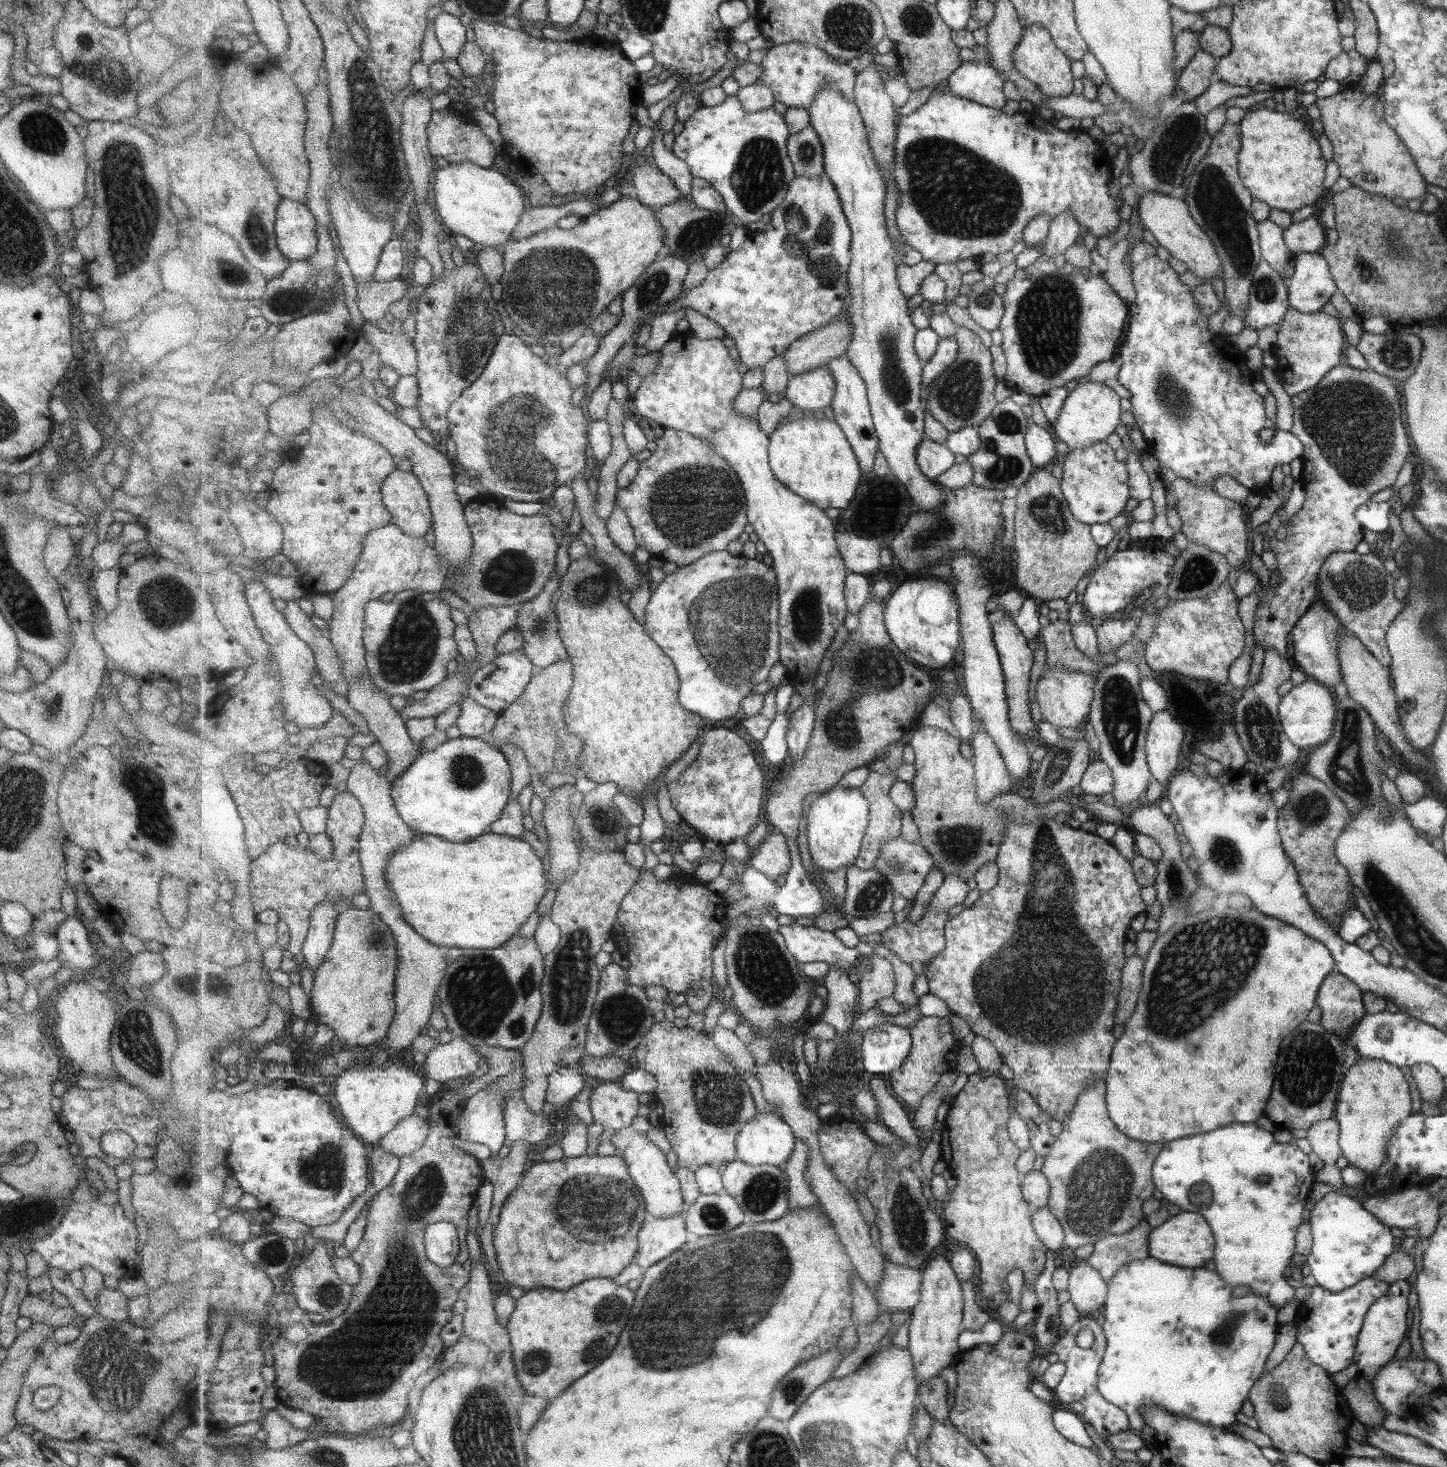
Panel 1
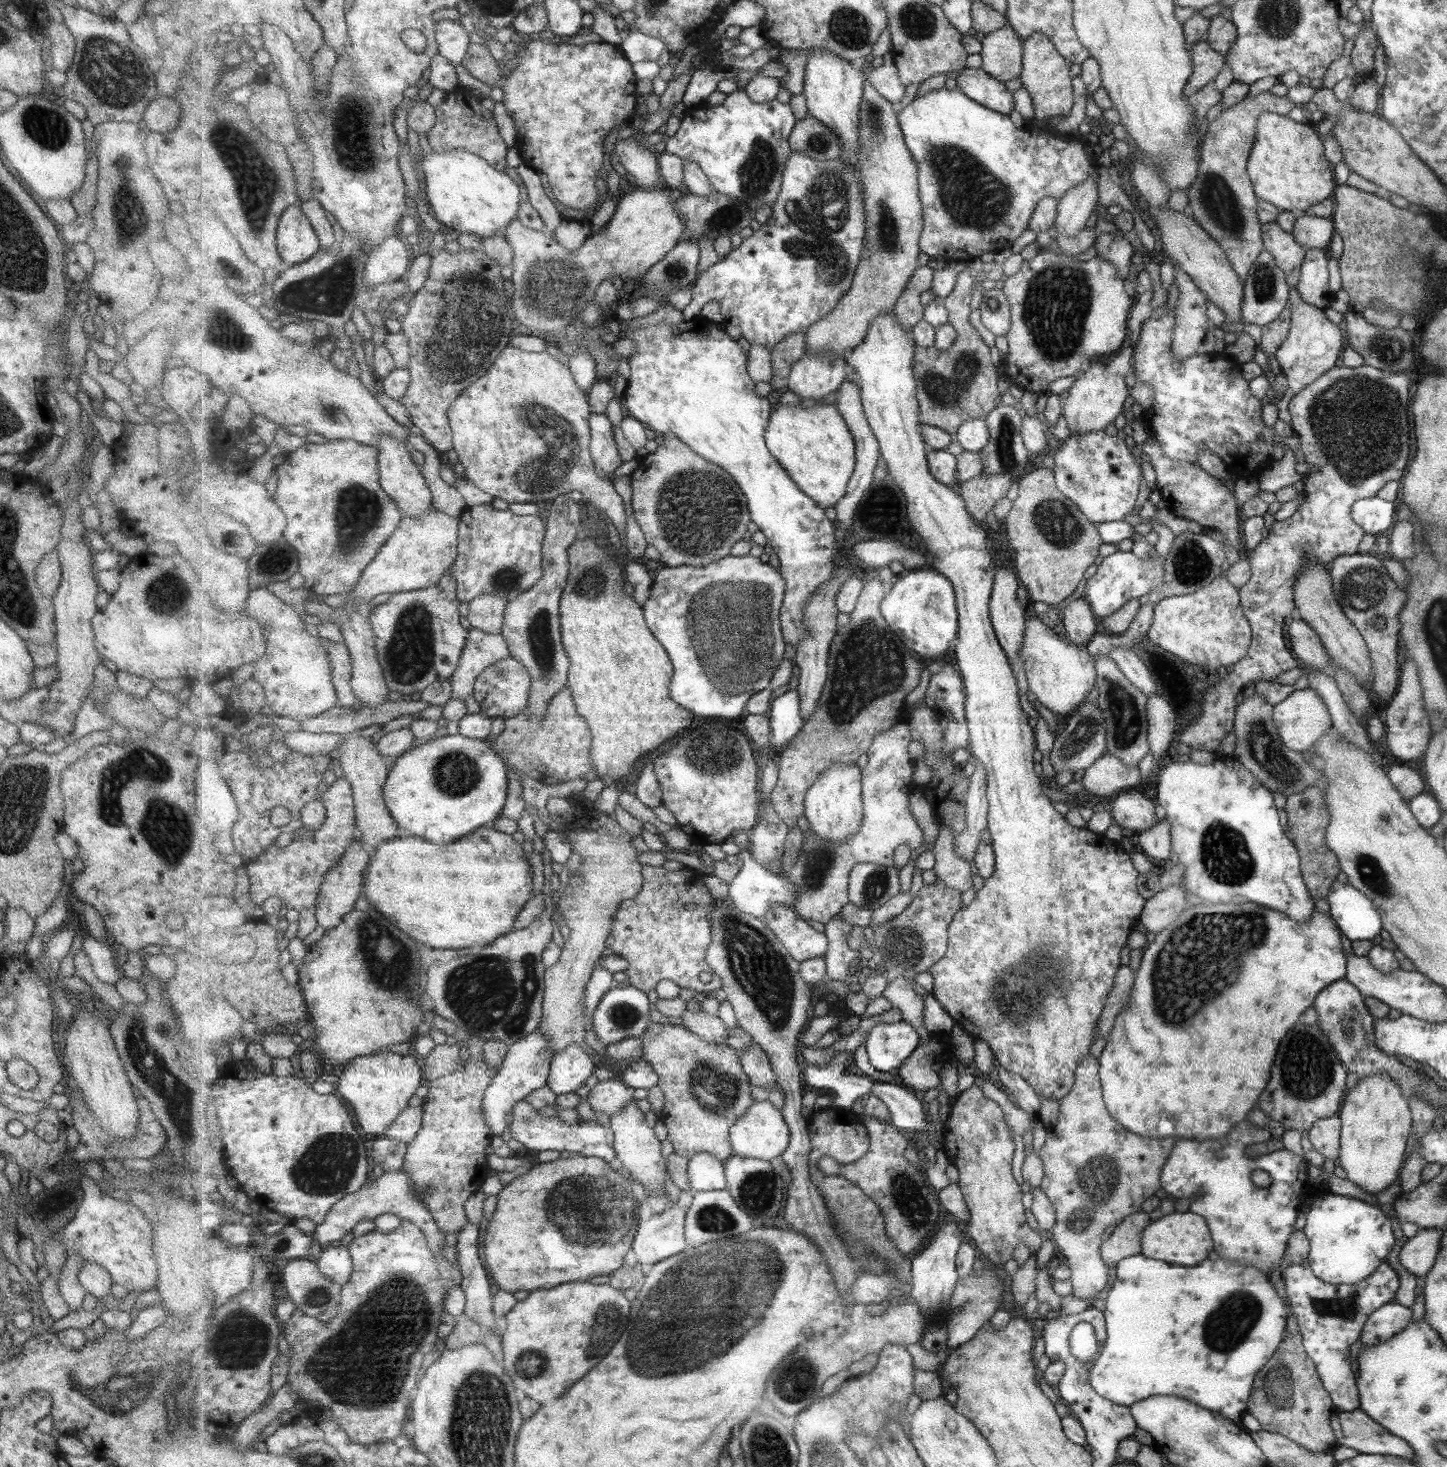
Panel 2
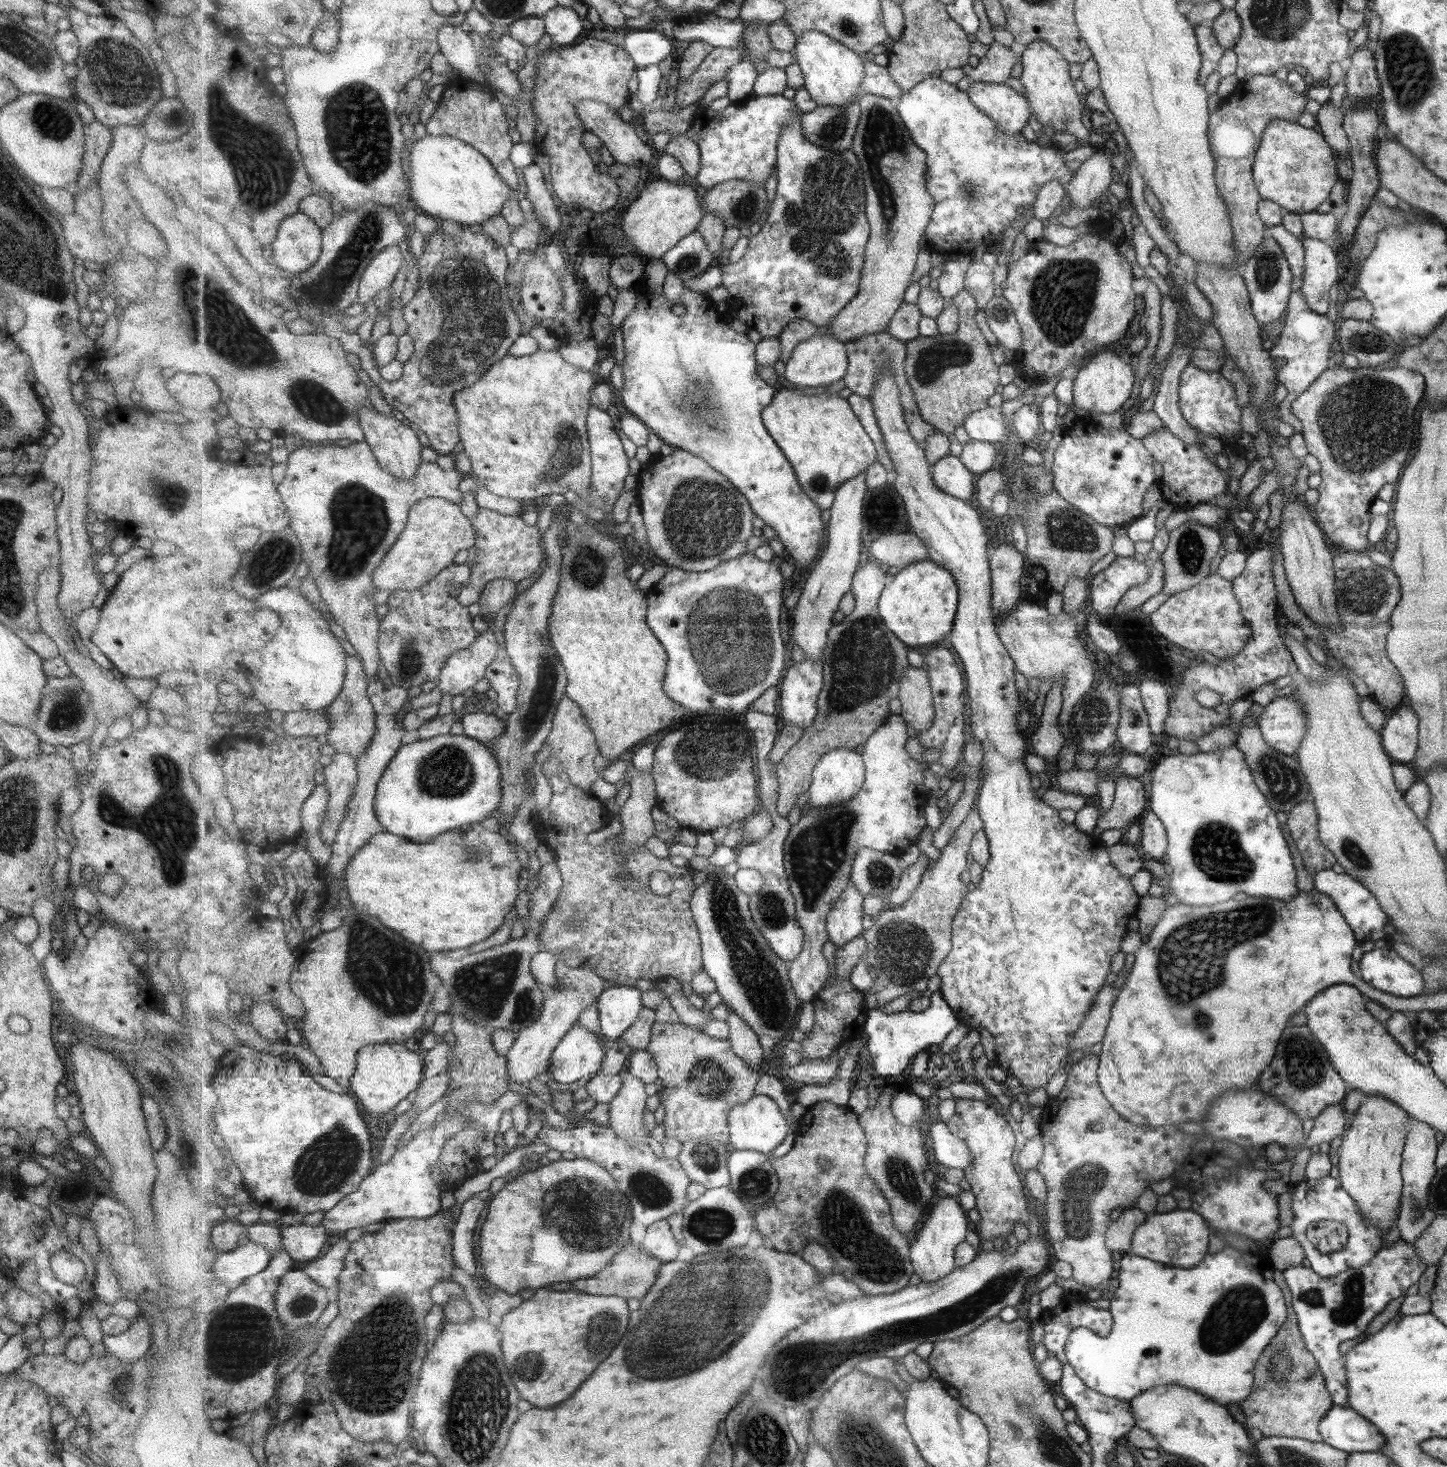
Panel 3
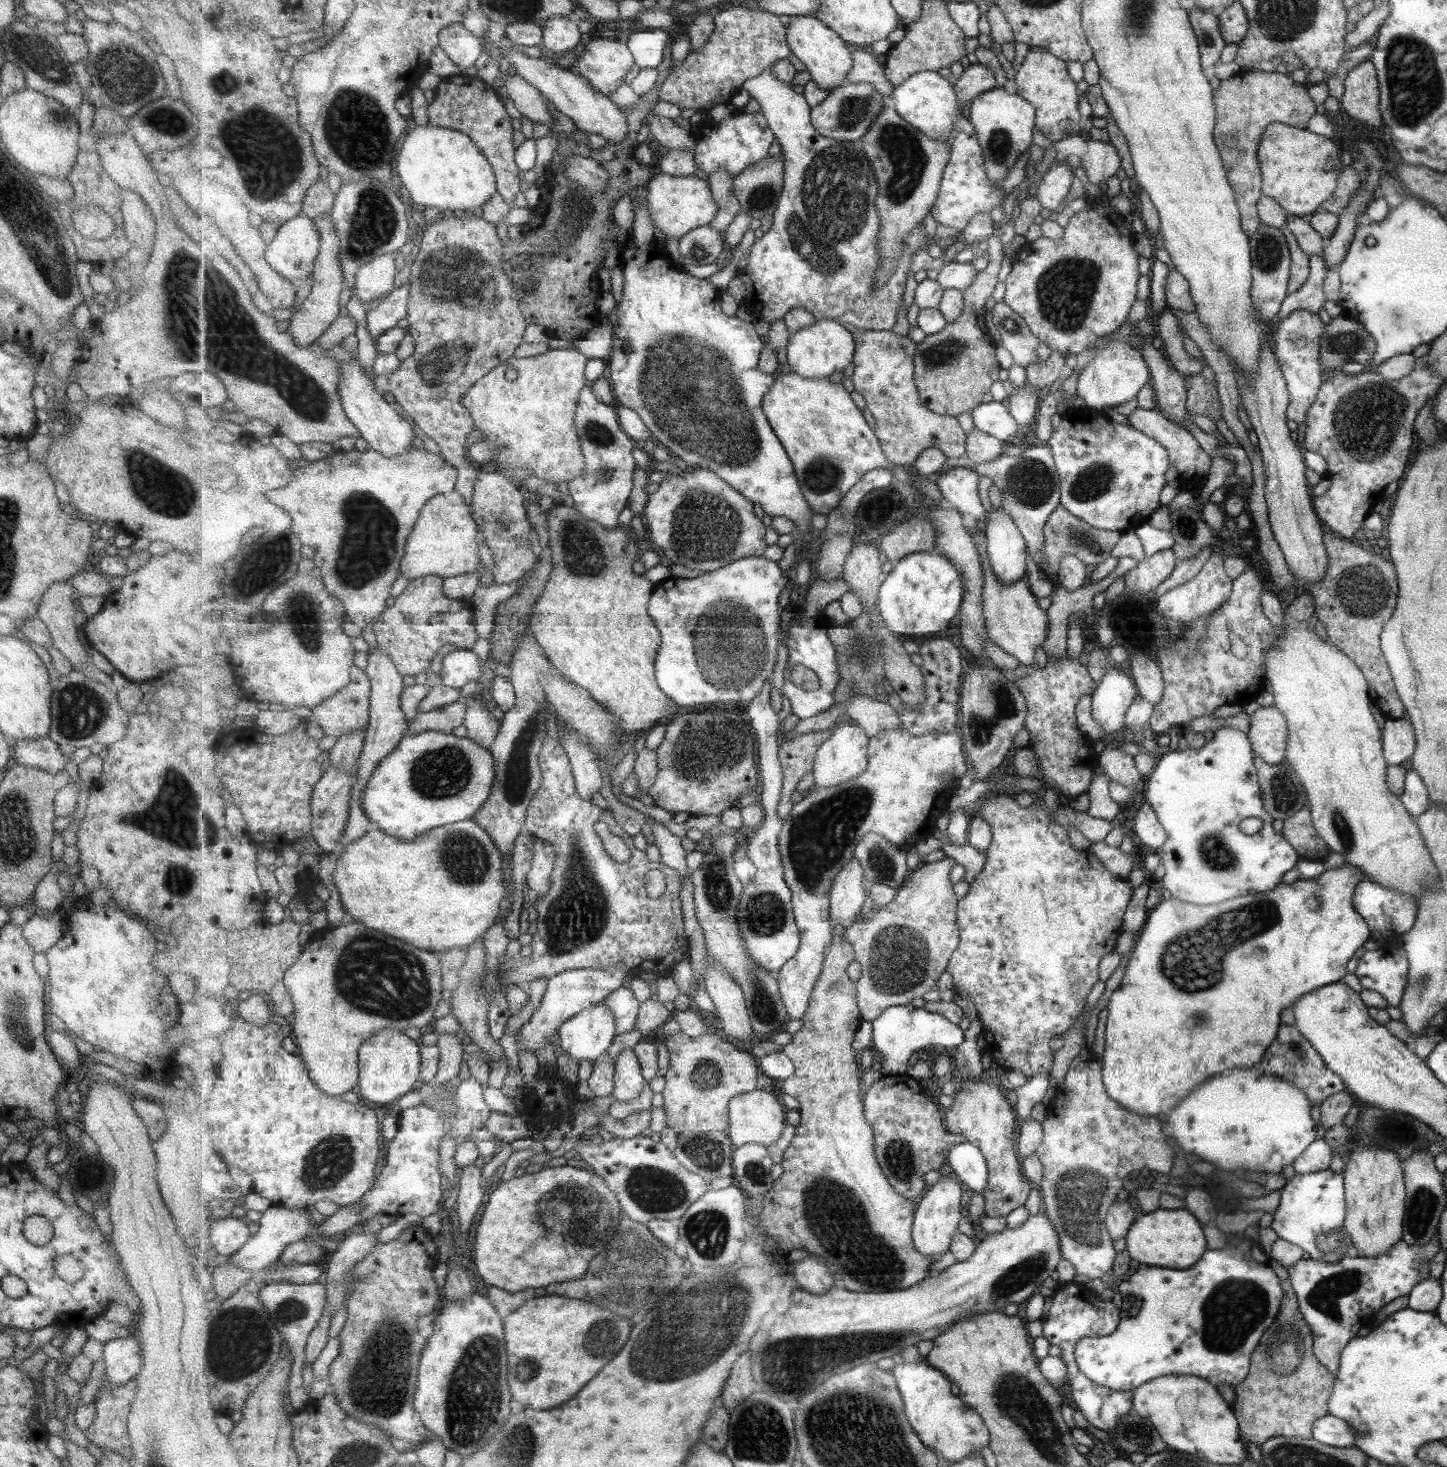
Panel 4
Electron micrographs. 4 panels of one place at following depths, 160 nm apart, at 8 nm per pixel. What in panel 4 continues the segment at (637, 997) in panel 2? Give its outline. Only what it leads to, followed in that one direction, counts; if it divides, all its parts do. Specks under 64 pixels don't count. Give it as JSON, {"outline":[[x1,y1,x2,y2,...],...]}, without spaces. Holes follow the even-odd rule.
{"outline":[[629,987,619,988,605,1001,617,1020,617,1035,631,1032,637,1026,637,1019,641,1010,641,1003]]}

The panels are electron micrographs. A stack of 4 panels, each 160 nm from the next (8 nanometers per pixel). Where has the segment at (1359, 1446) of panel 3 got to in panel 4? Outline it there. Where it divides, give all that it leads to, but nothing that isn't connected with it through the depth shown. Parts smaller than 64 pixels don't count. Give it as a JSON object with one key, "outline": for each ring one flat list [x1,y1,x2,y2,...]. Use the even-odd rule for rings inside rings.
{"outline":[[1327,1413,1313,1423,1311,1438,1331,1447,1353,1447,1355,1443,1353,1432,1347,1422]]}

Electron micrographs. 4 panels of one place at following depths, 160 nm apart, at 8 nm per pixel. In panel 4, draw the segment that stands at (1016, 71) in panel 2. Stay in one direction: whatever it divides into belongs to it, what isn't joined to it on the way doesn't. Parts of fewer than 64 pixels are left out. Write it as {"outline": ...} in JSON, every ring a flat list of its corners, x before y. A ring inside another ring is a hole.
{"outline":[[980,63,969,66,961,80,955,84,960,103,971,103,982,92,995,89,998,82,999,79,993,70,985,68]]}

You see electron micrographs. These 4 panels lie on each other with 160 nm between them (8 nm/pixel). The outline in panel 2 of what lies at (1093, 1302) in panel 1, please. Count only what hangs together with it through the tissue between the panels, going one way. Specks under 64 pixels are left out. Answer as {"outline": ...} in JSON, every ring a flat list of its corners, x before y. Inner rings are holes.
{"outline":[[1091,1055,1086,1056,1076,1066,1072,1090,1058,1102,1059,1110,1055,1125,1044,1125,1046,1139,1038,1152,1044,1172,1039,1188,1047,1195,1056,1213,1056,1224,1049,1229,1055,1254,1069,1267,1069,1280,1073,1290,1071,1294,1083,1301,1090,1301,1107,1284,1107,1270,1100,1257,1103,1232,1119,1225,1123,1218,1129,1217,1129,1214,1139,1212,1139,1206,1159,1190,1160,1170,1176,1141,1175,1138,1141,1138,1135,1136,1132,1131,1125,1130,1104,1106,1098,1073,1098,1059]]}

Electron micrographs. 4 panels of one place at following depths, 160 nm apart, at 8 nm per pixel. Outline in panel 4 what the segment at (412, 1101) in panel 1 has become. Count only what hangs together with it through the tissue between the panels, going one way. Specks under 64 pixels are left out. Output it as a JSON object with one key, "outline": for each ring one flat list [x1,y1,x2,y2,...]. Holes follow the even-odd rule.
{"outline":[[385,1029,360,1048,359,1095,375,1104,390,1106,401,1096,421,1085,422,1052,419,1041,407,1038,401,1031]]}

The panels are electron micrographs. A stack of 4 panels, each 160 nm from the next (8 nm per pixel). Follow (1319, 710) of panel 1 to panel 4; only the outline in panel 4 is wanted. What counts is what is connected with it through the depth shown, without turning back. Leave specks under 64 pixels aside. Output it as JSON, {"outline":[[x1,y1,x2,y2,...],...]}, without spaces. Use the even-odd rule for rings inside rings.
{"outline":[[1273,705,1259,707,1250,715,1249,724,1248,741,1252,745,1252,754,1259,756,1263,763,1272,765,1282,763,1286,753,1286,740,1288,740,1288,724,1284,714]]}

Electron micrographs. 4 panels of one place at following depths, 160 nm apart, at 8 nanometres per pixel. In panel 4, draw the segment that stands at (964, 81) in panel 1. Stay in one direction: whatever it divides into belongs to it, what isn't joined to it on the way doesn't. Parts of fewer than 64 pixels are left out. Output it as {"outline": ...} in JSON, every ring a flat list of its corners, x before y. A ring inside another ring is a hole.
{"outline":[[996,87,976,96,970,104,971,122,976,124,977,136,984,150,984,161,991,181,1001,183,1017,156,1033,142,1033,130,1037,130,1036,107,1017,94,1009,94,1009,90]]}

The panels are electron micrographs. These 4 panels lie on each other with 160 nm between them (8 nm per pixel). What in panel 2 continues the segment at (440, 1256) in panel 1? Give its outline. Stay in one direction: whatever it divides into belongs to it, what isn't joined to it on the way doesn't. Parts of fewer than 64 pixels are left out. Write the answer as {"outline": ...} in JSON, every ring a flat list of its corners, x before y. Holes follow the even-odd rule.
{"outline":[[402,1168,393,1172,385,1171,377,1180,368,1181,359,1192,348,1194,342,1198,336,1205,333,1205,325,1222,316,1227,313,1237,320,1243,320,1246,329,1246,330,1242,341,1240,349,1232,353,1232,359,1221,365,1217,377,1218,377,1216,387,1214,387,1212,396,1215,401,1220,407,1219,417,1223,417,1226,421,1227,428,1239,428,1247,431,1251,433,1253,443,1251,443,1247,446,1245,446,1236,434,1216,428,1211,426,1204,414,1195,412,1180]]}

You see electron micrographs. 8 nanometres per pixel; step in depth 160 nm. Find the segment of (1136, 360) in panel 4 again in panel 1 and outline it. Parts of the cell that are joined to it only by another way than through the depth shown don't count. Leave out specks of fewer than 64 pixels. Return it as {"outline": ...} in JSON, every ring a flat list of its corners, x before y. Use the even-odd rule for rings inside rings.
{"outline":[[1083,382,1068,392,1059,414,1052,424,1050,431,1057,440,1061,440,1069,449,1093,446,1113,434,1119,424,1119,398,1117,394,1103,383]]}

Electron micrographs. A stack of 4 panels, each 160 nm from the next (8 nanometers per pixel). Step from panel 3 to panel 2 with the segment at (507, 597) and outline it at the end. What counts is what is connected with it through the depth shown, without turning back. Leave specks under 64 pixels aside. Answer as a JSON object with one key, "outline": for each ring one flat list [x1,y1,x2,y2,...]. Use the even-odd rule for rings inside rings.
{"outline":[[483,594,469,603,468,621,475,629,487,634,503,634,505,613,510,601,494,594]]}

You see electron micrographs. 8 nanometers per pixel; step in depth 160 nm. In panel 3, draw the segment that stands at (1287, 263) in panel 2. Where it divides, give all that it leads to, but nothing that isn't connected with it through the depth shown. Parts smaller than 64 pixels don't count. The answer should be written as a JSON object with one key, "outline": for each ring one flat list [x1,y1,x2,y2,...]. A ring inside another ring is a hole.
{"outline":[[1280,224,1269,227,1269,234,1277,246,1281,247,1284,257,1287,258,1288,266,1292,269,1293,286,1292,289,1297,291,1302,283,1302,276,1304,271,1304,248,1301,241,1292,234,1287,232]]}

